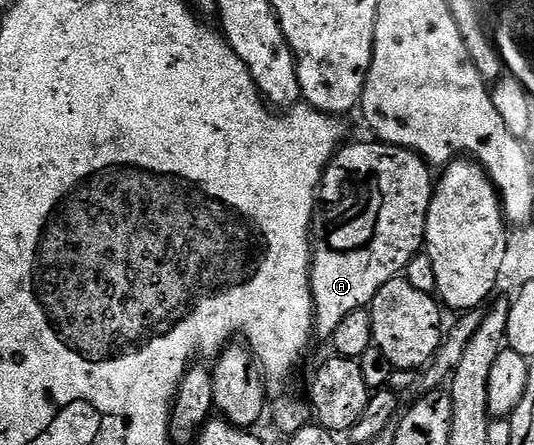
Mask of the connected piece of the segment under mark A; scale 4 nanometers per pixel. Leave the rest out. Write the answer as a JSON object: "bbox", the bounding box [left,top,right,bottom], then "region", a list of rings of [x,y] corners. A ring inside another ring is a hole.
{"bbox":[308,141,434,339],"region":[[[375,141],[350,142],[341,145],[324,169],[316,196],[316,212],[312,216],[312,270],[308,275],[317,339],[331,339],[334,328],[350,312],[371,307],[378,288],[392,278],[401,277],[410,260],[425,245],[426,220],[434,189],[433,167],[419,154],[401,146],[377,145]]]}

